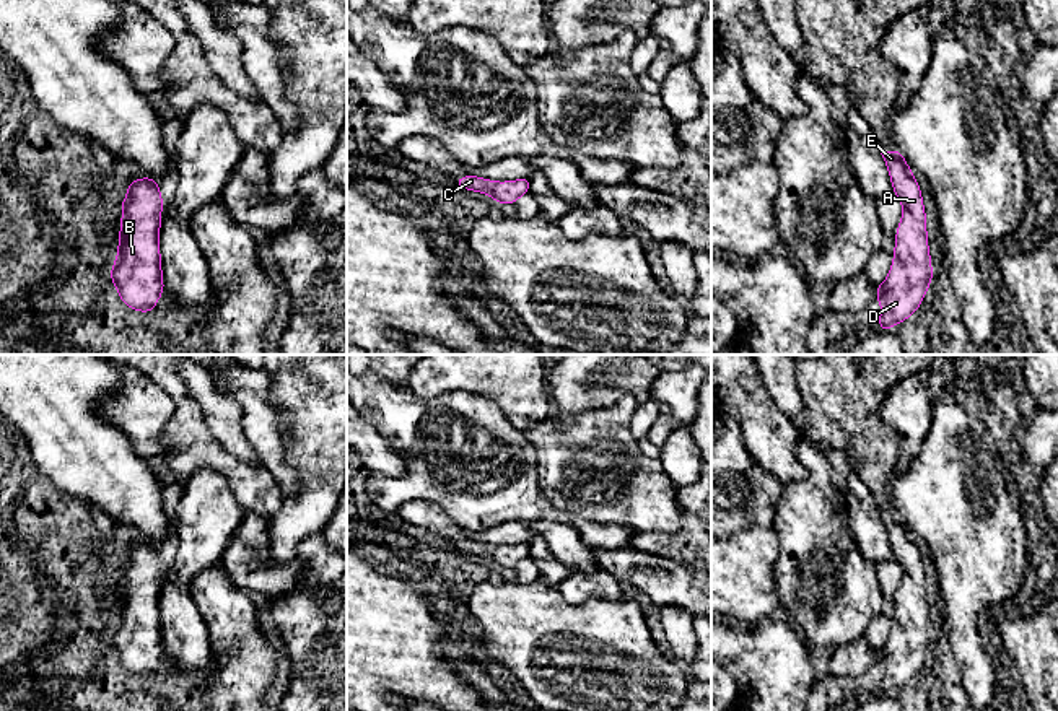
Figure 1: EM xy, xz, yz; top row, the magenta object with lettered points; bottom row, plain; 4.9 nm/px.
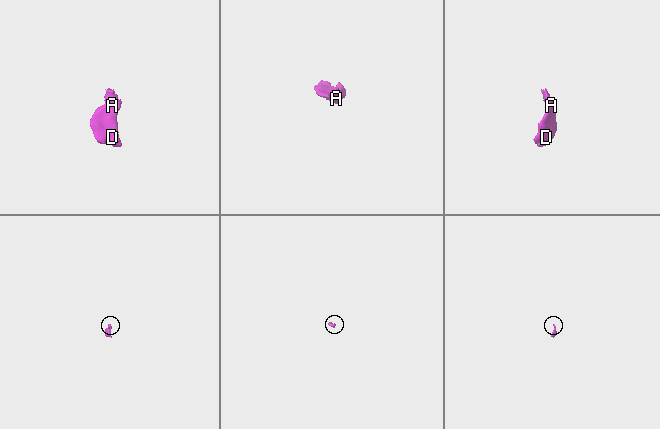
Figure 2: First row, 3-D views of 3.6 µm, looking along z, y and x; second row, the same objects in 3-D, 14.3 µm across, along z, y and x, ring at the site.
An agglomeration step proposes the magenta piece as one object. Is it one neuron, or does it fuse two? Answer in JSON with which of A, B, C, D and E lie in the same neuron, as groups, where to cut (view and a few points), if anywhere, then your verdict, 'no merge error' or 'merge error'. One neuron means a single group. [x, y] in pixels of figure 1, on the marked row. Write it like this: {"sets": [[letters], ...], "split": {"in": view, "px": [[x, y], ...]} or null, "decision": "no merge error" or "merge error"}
{"sets": [["A", "B", "C", "D", "E"]], "split": null, "decision": "no merge error"}

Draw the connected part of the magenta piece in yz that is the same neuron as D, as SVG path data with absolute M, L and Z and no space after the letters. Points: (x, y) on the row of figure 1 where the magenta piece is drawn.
M897 148L881 150L881 155L887 164L894 194L900 198L903 210L895 234L892 267L885 281L876 286L876 299L882 308L877 330L889 330L918 311L933 281L933 267L918 181Z

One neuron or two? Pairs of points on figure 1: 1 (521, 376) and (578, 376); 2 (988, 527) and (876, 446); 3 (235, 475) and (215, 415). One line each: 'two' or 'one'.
1: two
2: two
3: two

